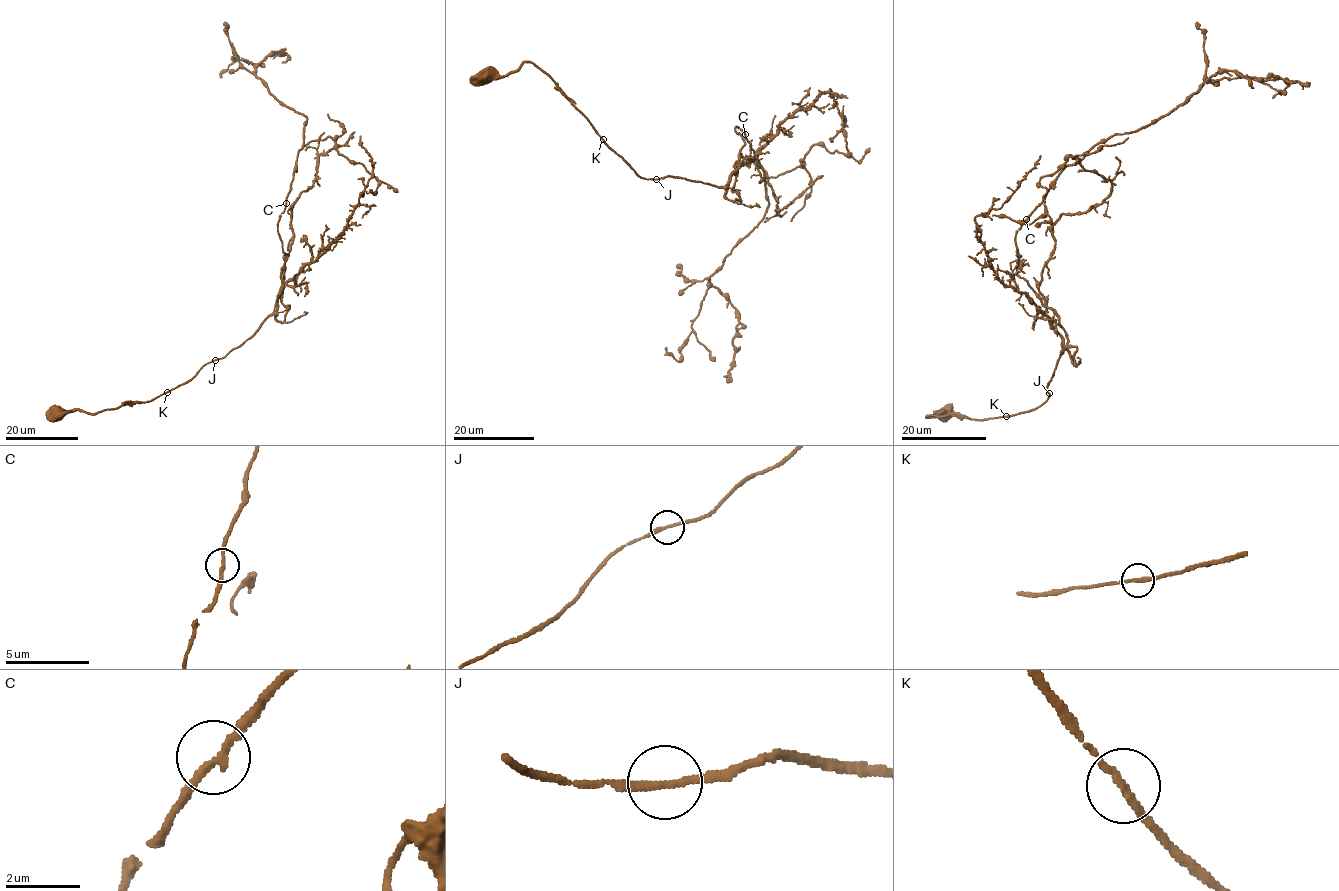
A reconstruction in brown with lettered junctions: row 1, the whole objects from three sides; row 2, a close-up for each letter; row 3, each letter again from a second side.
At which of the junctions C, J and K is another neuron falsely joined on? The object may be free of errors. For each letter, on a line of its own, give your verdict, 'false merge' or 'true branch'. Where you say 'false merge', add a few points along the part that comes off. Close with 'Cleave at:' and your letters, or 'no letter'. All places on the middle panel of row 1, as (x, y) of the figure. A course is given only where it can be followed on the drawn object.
C: true branch
J: true branch
K: true branch
Cleave at: no letter

